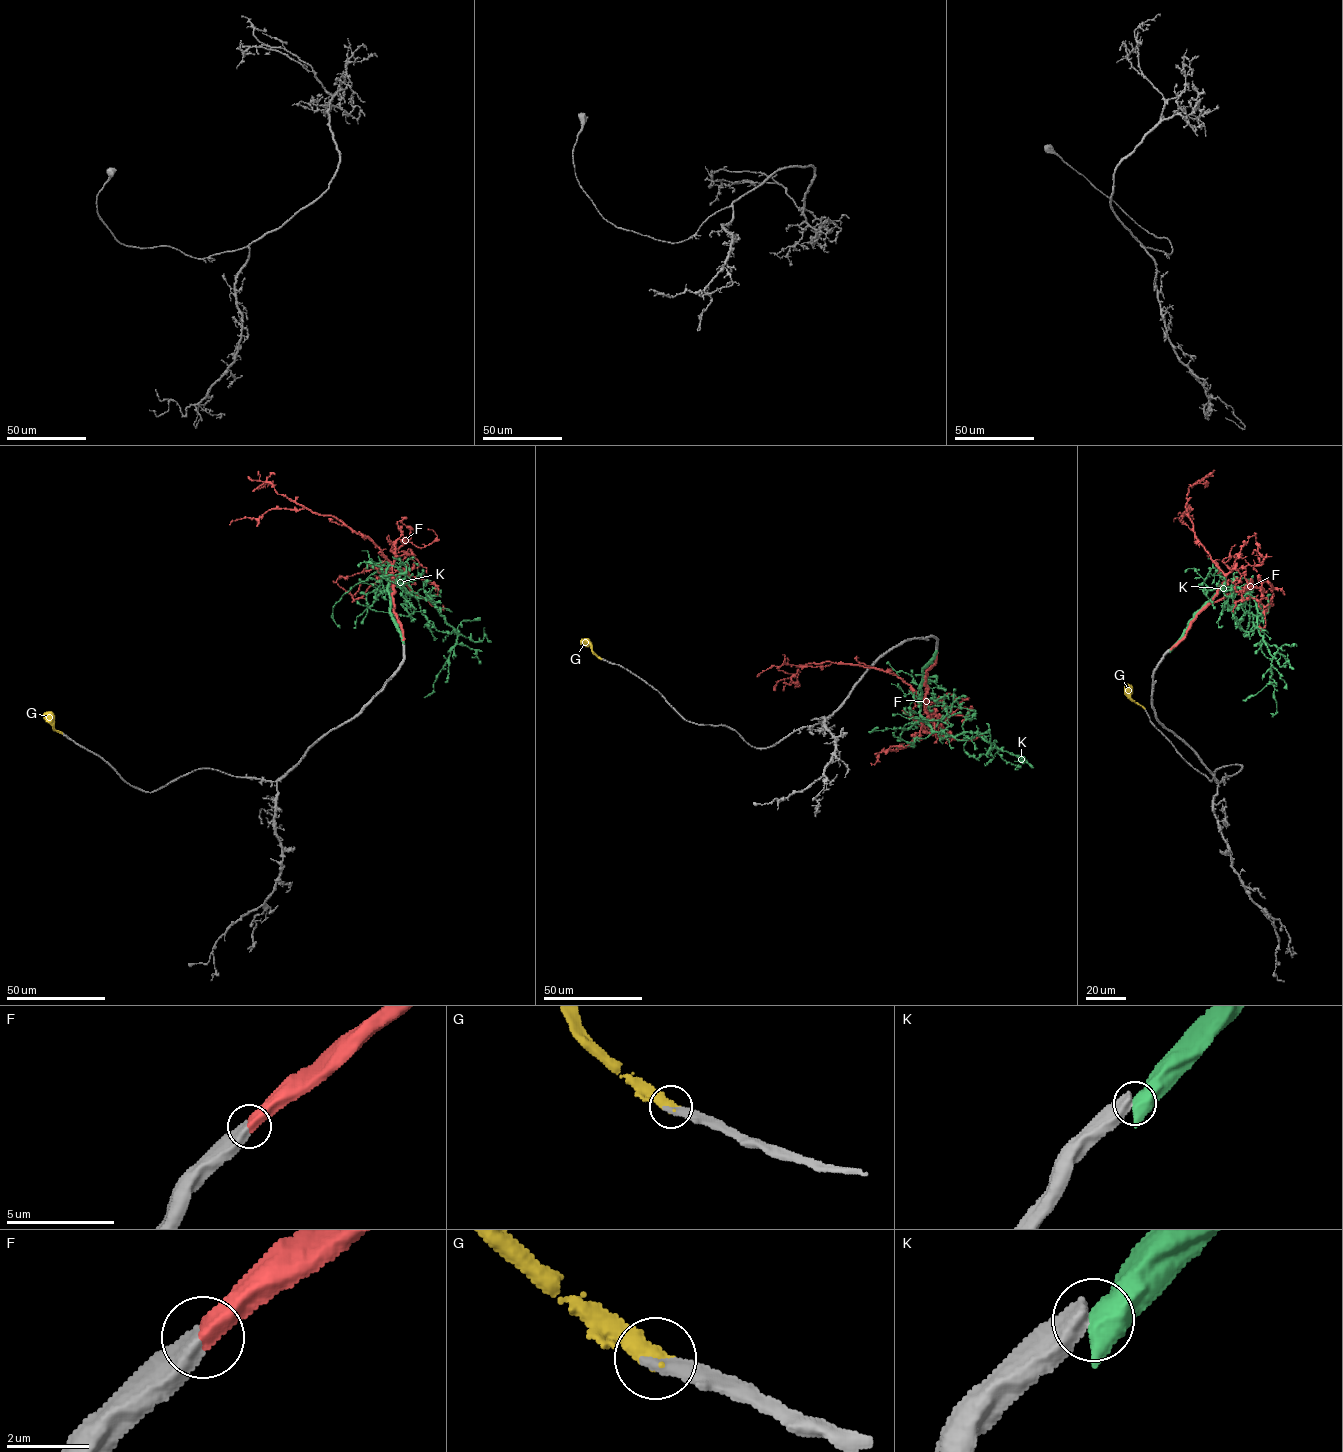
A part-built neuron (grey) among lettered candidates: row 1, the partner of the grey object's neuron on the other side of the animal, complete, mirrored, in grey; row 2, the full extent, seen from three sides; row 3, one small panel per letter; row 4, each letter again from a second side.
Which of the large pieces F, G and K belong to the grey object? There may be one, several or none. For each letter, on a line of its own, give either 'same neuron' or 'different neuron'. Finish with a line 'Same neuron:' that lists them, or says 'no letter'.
F: same neuron
G: same neuron
K: different neuron
Same neuron: F, G

